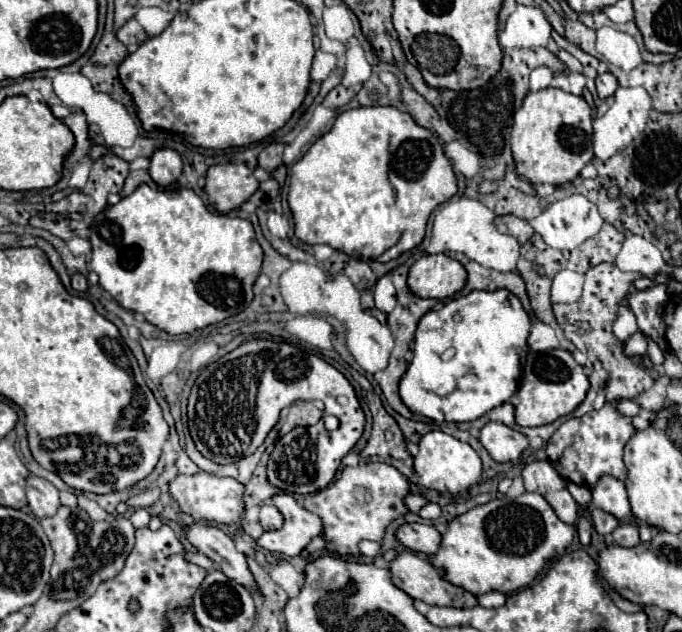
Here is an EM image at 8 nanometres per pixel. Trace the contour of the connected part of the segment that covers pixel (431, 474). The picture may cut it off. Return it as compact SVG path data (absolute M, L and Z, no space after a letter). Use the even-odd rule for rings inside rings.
M429 431L427 435L423 435L423 439L419 441L419 453L413 459L413 469L419 475L421 487L451 495L465 494L469 487L473 487L481 479L481 459L477 451L443 431Z

